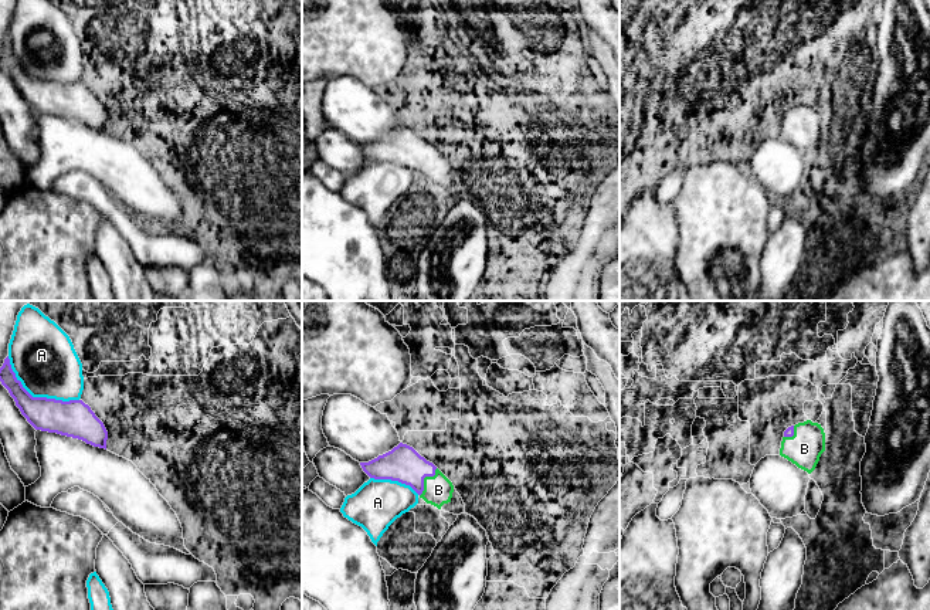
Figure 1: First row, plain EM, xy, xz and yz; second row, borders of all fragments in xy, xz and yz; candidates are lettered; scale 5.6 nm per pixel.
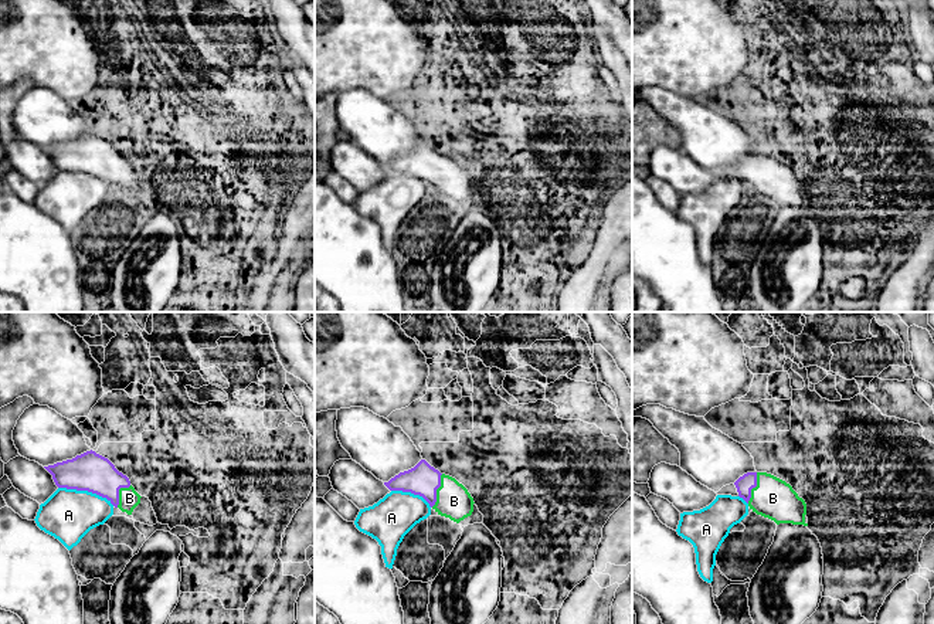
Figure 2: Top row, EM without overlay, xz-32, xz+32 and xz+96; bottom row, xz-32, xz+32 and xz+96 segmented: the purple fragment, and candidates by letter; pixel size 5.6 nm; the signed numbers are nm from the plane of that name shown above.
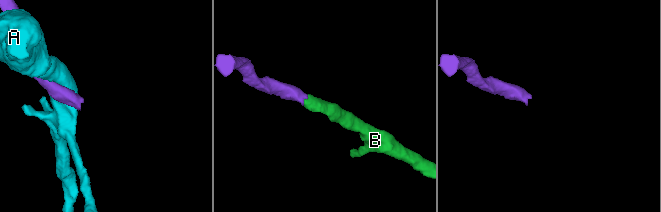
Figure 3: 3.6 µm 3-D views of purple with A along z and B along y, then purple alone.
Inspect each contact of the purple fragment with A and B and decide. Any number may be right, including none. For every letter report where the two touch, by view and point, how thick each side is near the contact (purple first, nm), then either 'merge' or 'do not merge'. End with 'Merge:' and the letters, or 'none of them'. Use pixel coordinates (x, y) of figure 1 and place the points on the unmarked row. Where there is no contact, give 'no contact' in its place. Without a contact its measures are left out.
A: contact xy (36, 80); calibres 220 and 360 nm; do not merge
B: contact xz (423, 162); calibres 200 and 160 nm; merge
Merge: B

